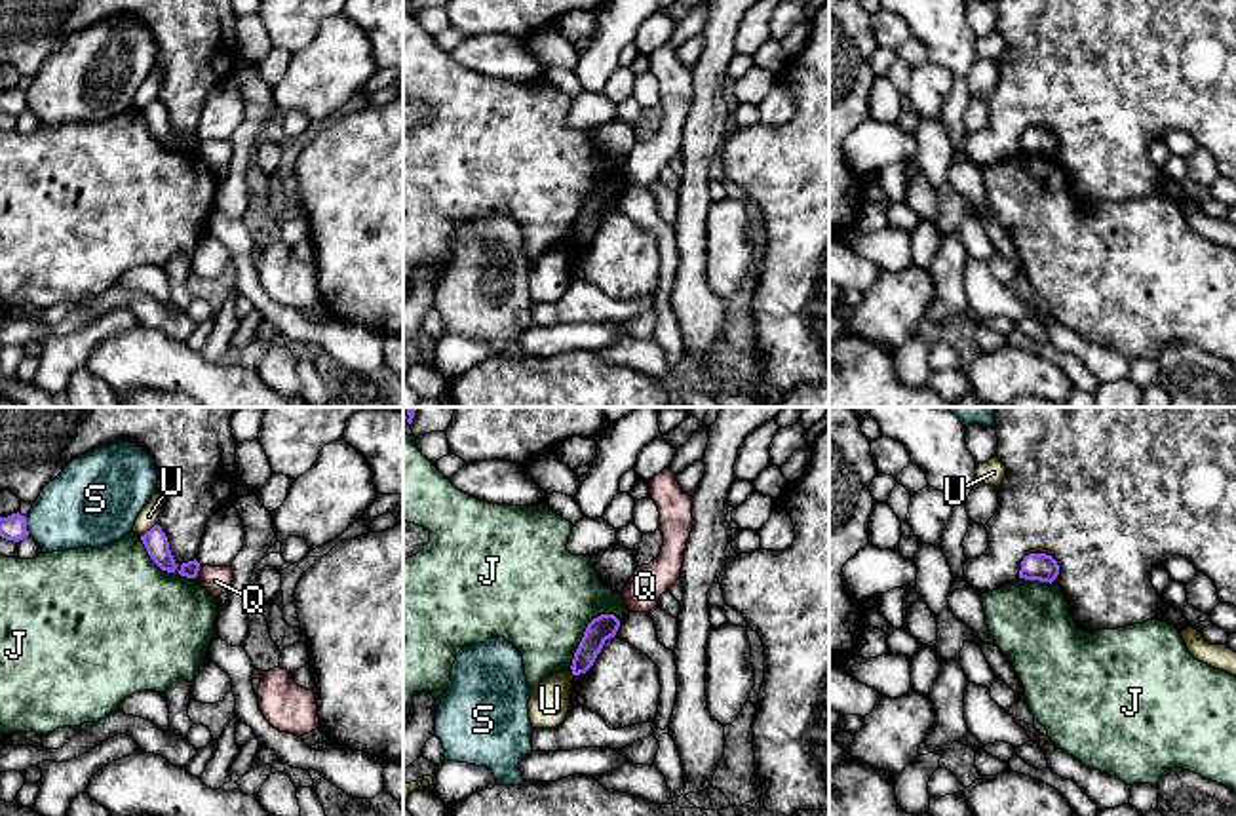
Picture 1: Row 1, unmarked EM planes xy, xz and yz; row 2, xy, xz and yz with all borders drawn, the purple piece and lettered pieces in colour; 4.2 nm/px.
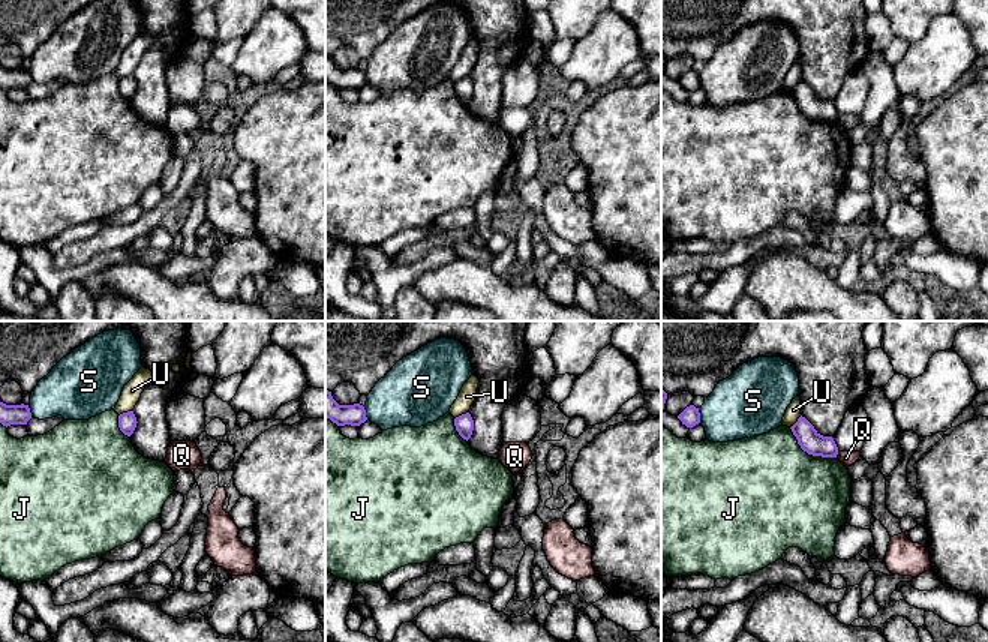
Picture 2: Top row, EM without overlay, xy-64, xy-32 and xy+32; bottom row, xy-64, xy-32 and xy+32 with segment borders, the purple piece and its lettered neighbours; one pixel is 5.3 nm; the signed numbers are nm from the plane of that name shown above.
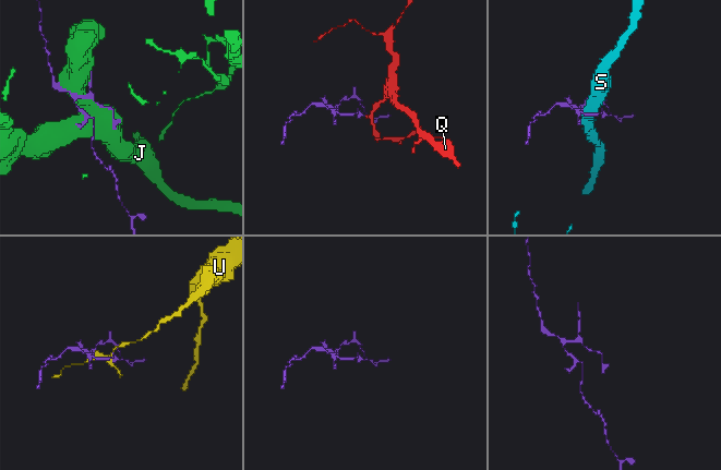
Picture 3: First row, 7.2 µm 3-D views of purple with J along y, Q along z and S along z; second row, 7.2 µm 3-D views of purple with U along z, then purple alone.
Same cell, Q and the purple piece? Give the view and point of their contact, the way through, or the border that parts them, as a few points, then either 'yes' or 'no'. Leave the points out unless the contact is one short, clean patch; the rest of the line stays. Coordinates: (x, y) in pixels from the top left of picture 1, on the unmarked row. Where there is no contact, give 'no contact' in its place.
meets purple in xy at (196, 147); border along xy (200, 141), (194, 151); no

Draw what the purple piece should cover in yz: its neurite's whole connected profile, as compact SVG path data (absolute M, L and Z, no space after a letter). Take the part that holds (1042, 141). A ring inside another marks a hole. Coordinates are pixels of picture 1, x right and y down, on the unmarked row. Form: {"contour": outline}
{"contour": "M1029 127L1021 135L1019 152L1053 156L1059 148L1059 139L1052 129Z"}

